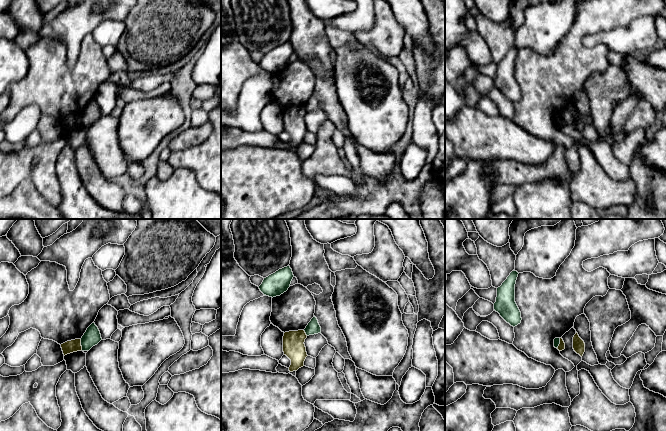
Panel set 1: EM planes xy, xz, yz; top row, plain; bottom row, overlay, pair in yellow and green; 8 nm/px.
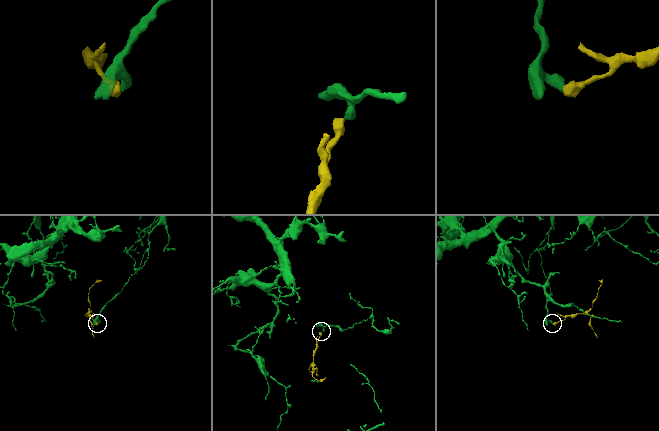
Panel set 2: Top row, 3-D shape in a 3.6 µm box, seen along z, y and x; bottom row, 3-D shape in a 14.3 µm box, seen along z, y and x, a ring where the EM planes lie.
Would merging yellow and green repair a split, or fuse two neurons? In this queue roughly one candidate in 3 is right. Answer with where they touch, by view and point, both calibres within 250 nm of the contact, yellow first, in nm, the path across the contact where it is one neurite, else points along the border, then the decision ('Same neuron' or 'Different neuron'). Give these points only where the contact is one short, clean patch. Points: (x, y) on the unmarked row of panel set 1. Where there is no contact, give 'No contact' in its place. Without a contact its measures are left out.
Touches yellow at xy (80, 120). Thickness 100 nm (yellow) against 140 nm. Boundary: xy (80, 115), (82, 125). Different neuron

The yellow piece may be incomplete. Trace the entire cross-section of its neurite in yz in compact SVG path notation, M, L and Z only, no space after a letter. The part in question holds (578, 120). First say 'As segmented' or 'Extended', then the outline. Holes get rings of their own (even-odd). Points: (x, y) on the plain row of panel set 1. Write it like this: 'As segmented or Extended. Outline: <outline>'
As segmented. Outline: M578 109L573 113L573 125L574 127L579 130L581 133L583 132L585 128L585 119L584 117L579 113Z

